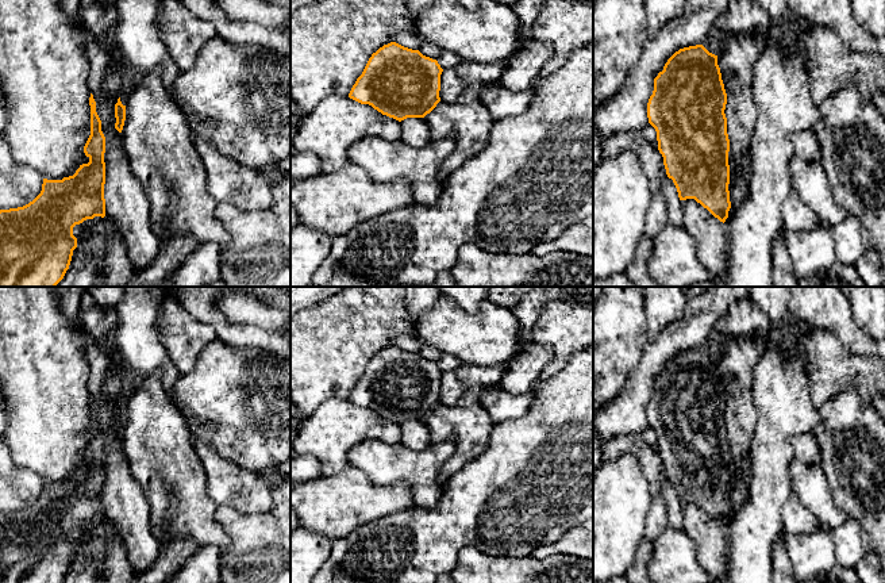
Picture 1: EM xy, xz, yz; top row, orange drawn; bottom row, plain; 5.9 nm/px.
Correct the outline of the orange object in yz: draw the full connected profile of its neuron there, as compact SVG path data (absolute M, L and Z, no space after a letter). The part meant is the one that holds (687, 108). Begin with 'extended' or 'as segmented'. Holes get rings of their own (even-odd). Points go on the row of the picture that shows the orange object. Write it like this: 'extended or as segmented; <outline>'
as segmented; M703 45L680 49L667 60L647 103L680 200L694 199L723 223L731 208L726 104L717 55Z

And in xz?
as segmented; M390 42L372 54L349 97L361 104L369 104L382 115L399 122L407 118L424 118L440 101L442 72L436 60L423 55L419 50Z

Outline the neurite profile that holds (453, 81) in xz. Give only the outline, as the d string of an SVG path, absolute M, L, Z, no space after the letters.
M461 61L457 66L443 69L440 74L440 101L453 103L470 85L484 83L495 84L501 77L508 61L477 64Z

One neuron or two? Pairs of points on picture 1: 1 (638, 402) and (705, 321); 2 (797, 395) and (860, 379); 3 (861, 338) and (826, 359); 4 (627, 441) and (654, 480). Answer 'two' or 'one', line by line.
1: one
2: two
3: two
4: one

